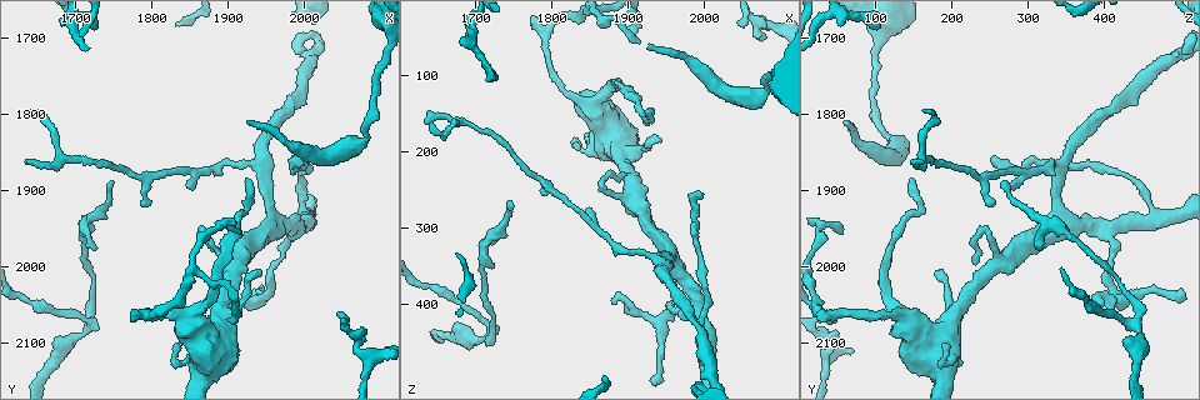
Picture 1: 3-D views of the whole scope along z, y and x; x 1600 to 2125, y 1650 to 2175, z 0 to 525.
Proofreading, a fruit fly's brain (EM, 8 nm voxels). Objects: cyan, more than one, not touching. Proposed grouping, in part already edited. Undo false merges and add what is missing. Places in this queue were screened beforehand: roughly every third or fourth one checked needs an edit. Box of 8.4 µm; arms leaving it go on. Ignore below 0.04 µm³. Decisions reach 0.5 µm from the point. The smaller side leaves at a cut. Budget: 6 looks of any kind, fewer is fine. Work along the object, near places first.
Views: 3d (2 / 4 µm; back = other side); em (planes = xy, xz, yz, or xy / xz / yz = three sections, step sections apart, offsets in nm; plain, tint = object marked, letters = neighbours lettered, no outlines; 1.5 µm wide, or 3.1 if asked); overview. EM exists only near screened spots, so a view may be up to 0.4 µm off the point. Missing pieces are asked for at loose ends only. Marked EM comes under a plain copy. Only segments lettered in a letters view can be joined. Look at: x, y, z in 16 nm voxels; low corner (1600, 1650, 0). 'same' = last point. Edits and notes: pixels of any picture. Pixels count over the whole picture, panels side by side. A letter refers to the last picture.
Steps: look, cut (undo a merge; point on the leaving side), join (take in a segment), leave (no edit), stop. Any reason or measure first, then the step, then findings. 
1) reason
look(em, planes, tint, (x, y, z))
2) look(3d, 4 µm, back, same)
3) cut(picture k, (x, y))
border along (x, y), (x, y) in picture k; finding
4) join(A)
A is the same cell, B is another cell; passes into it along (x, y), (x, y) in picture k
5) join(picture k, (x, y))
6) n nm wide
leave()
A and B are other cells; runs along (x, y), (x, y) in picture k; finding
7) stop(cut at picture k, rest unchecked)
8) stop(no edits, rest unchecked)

branch stops here
look(em, yz, step 4, letters, (1905, 2070, 50))

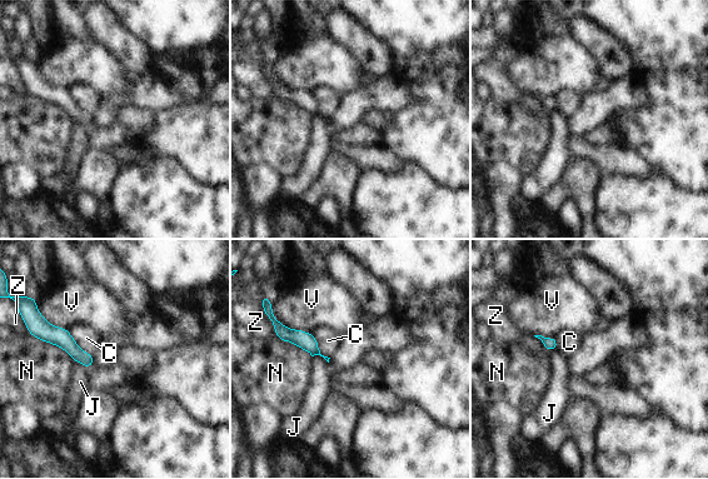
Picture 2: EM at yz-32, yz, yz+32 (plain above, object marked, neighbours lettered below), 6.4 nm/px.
another direction
look(em, planes, letters, same)

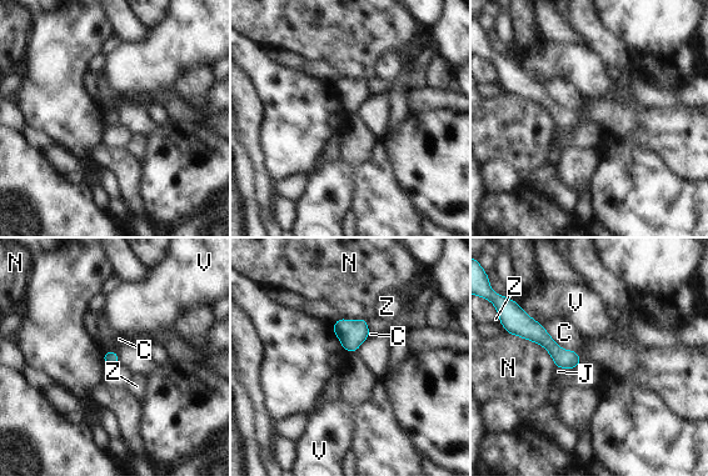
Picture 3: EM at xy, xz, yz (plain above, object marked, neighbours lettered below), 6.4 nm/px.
leave()
C, J, N, V and Z are other cells; runs along (527, 320), (563, 359), (577, 362) in picture 3; no lettered segment goes on from it

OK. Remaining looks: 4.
tapers out
look(em, xy, step 8, tint, (1930, 1810, 65))

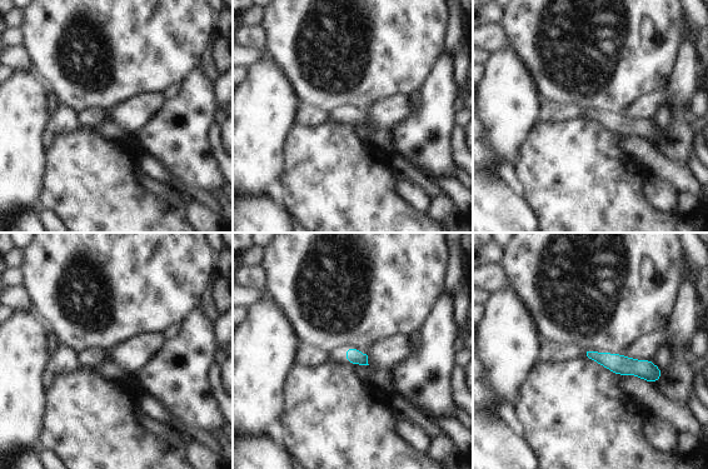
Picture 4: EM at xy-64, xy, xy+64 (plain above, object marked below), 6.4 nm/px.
another direction
look(em, planes, letters, same)

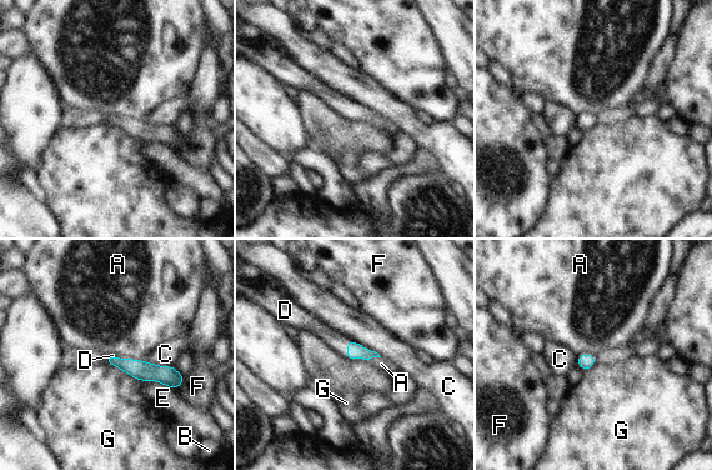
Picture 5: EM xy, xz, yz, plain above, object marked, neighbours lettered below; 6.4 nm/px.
join(D)
D is the same cell, A, B, C, E, F and G are other cells; passes into it along (355, 350), (347, 348), (334, 340) in picture 5; it goes on there

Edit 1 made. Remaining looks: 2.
stop(join at picture 5, rest unchecked)

